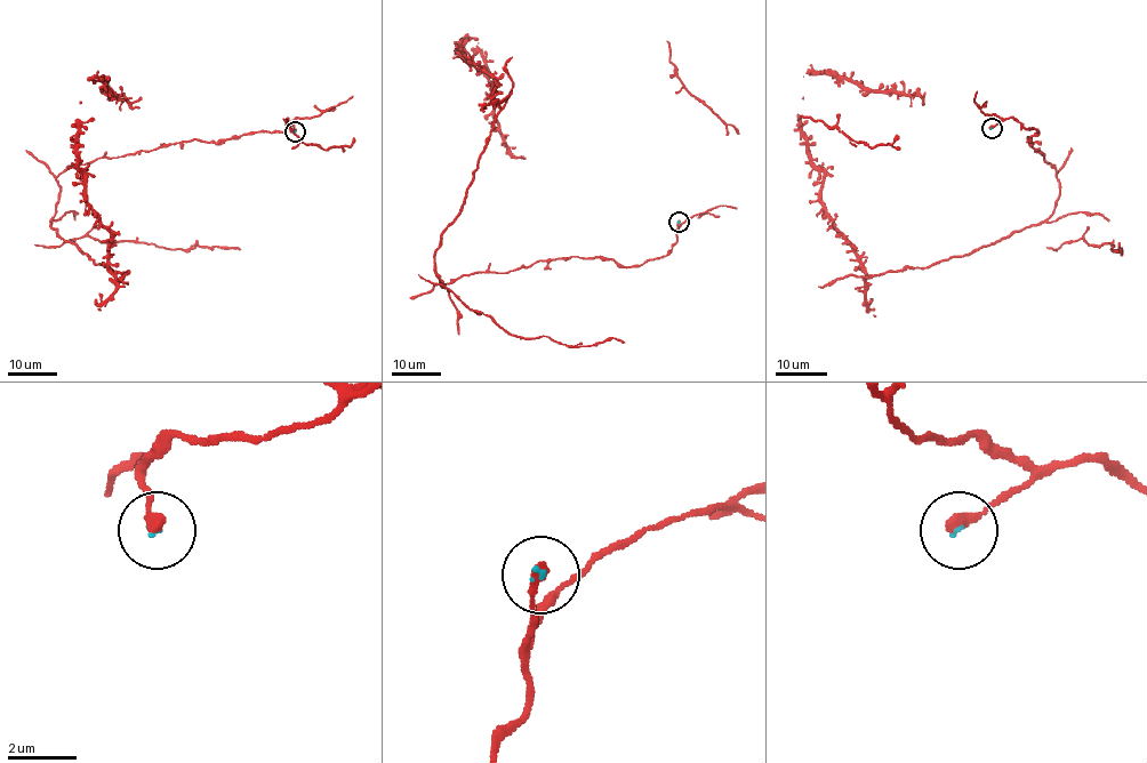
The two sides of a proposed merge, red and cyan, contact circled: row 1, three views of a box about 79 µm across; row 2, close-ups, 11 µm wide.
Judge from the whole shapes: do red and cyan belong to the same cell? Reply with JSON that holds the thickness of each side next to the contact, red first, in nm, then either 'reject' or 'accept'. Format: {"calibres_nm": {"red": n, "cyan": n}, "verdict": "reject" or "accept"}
{"calibres_nm": {"red": 340, "cyan": 70}, "verdict": "accept"}

